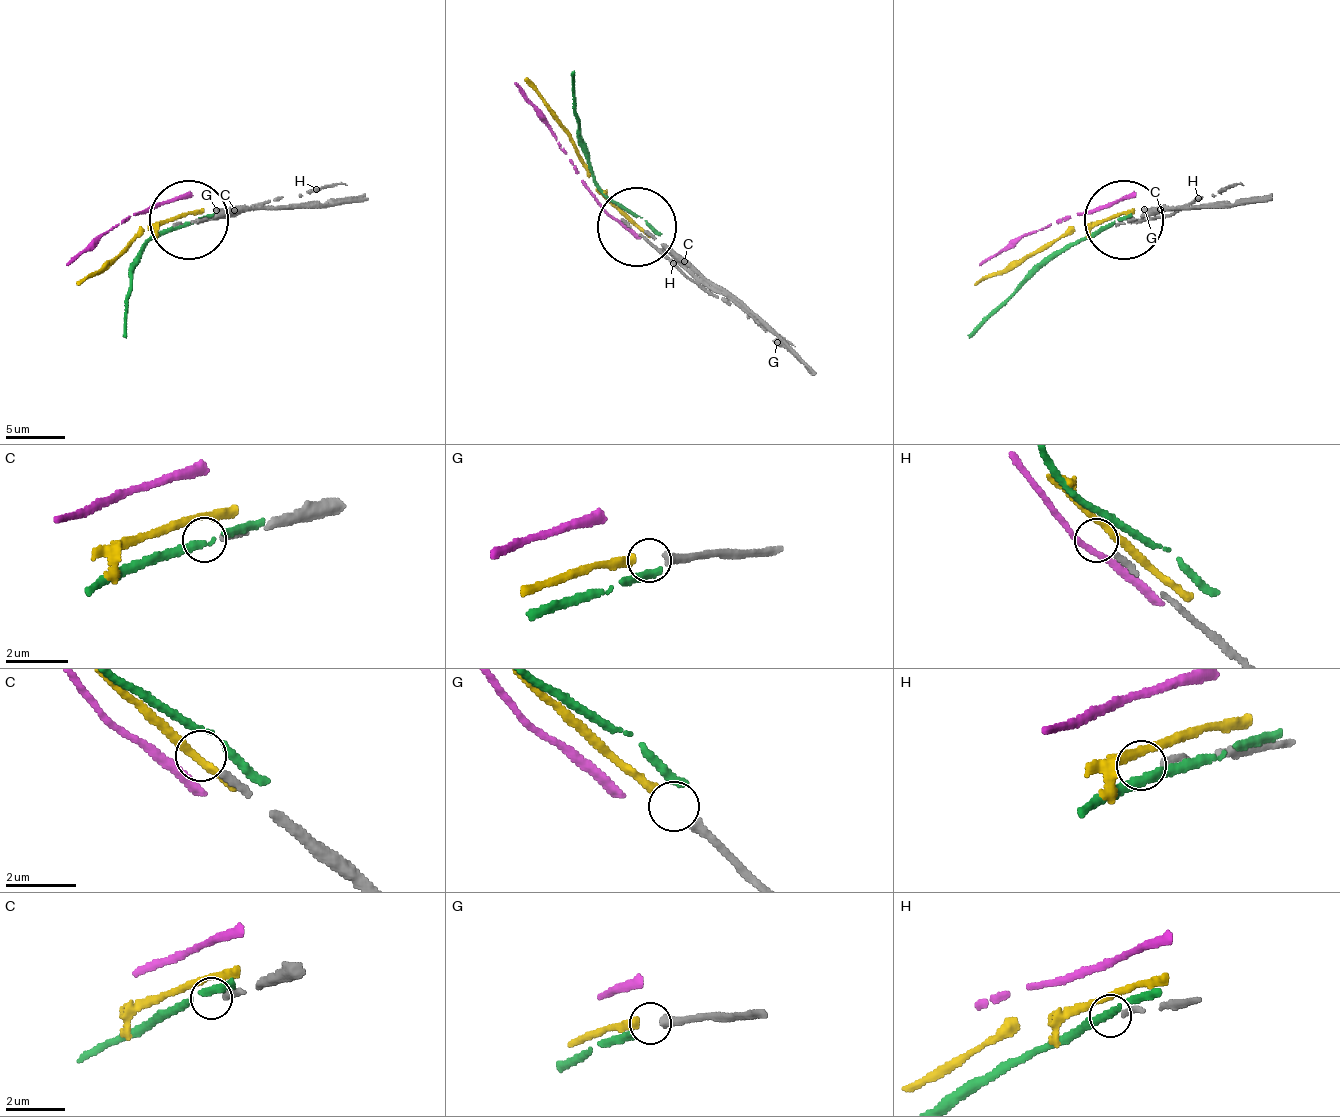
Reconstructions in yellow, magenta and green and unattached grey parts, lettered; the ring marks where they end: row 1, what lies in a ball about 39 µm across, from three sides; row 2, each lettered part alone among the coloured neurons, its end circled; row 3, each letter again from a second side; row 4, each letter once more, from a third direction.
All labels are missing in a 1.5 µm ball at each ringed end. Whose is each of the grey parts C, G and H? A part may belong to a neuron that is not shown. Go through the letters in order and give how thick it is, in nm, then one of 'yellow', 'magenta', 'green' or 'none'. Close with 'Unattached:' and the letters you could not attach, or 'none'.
C: 240 nm thick; none
G: 280 nm thick; yellow
H: 190 nm thick; none
Unattached: C, H

